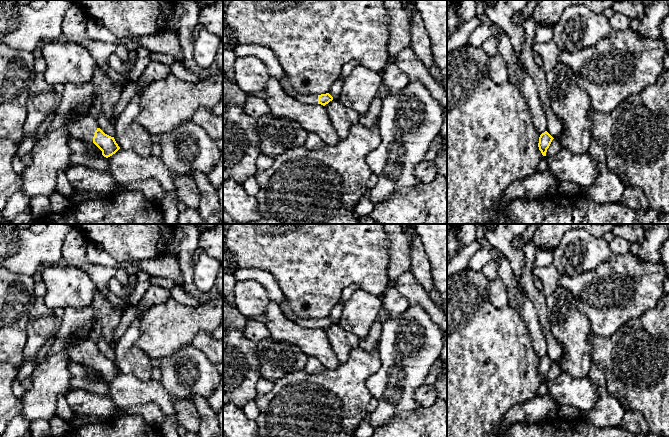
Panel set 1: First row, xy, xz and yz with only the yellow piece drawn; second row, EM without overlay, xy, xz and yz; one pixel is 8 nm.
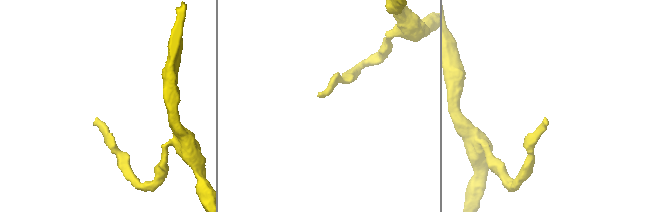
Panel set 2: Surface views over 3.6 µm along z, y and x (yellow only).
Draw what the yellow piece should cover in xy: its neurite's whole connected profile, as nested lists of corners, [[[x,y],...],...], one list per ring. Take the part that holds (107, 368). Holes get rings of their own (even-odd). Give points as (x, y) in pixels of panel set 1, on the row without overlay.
[[[77,338],[67,345],[69,358],[80,364],[94,367],[106,382],[115,378],[120,371],[114,361],[105,358],[96,348],[96,343],[90,338]]]

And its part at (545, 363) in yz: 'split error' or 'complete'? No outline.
complete

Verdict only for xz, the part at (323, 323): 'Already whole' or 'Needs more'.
Needs more

